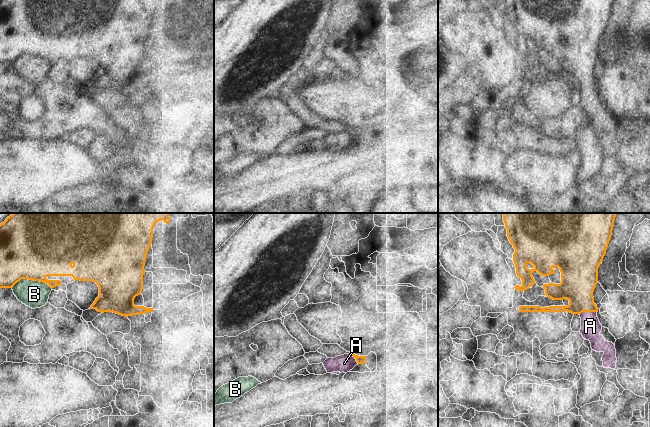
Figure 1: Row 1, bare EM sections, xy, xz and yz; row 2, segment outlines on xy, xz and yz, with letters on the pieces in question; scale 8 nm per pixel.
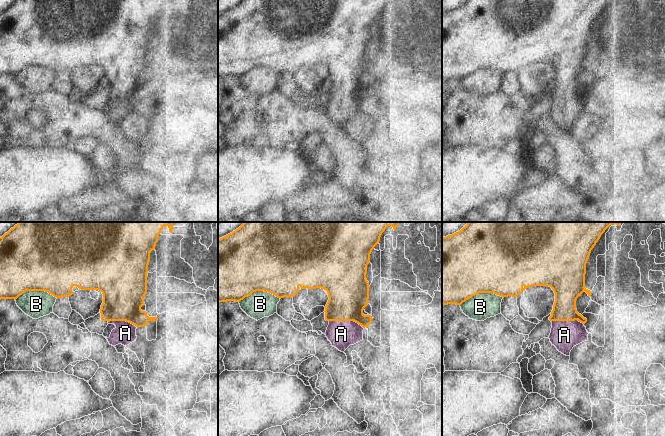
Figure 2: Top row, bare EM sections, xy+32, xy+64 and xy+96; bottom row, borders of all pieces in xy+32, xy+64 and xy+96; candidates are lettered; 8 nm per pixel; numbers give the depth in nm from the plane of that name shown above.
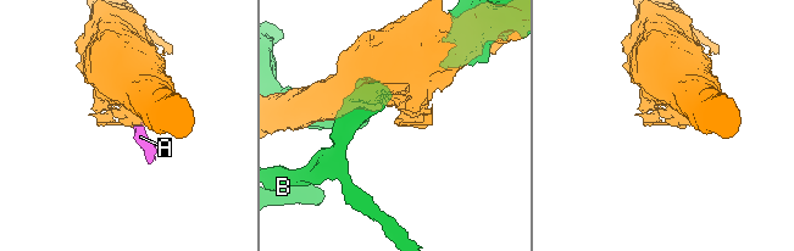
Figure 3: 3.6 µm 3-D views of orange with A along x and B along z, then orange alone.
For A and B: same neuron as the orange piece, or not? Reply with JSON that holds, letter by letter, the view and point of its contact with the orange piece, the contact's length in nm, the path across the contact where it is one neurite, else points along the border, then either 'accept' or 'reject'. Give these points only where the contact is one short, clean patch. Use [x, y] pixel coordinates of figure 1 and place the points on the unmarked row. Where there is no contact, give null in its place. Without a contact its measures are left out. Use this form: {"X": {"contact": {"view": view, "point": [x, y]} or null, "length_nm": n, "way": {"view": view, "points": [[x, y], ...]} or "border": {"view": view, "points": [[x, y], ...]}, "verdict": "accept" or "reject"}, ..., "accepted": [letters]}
{"A": {"contact": {"view": "yz", "point": [587, 87]}, "length_nm": 150, "way": {"view": "yz", "points": [[578, 58], [581, 78], [587, 87], [590, 102]]}, "verdict": "accept"}, "B": {"contact": {"view": "xy", "point": [32, 55]}, "length_nm": 320, "verdict": "reject"}, "accepted": ["A"]}

